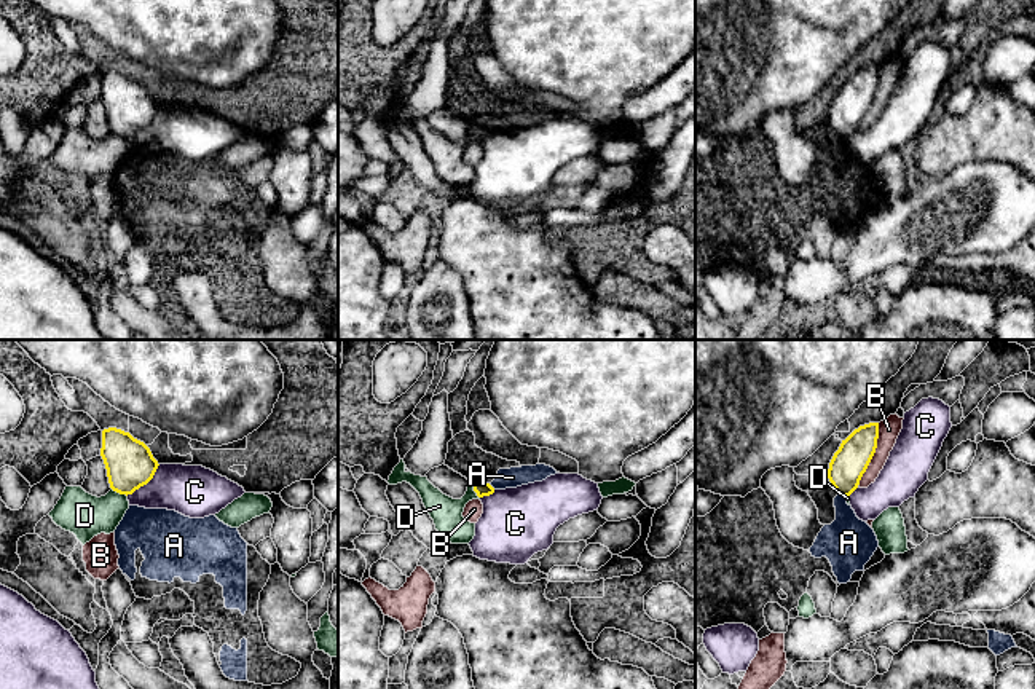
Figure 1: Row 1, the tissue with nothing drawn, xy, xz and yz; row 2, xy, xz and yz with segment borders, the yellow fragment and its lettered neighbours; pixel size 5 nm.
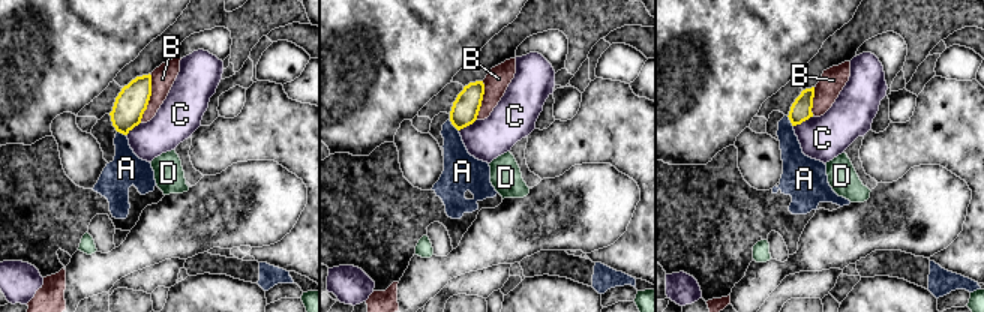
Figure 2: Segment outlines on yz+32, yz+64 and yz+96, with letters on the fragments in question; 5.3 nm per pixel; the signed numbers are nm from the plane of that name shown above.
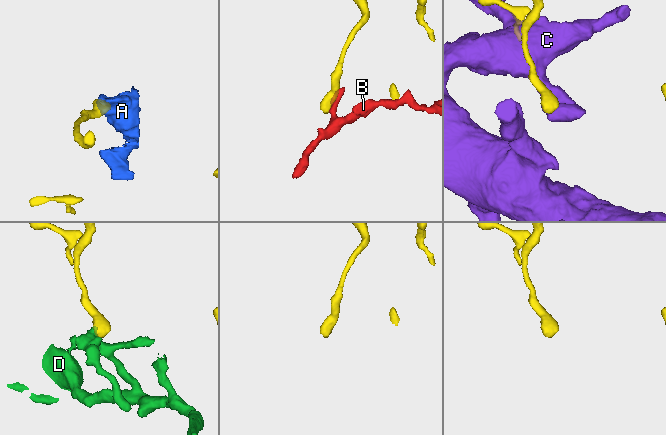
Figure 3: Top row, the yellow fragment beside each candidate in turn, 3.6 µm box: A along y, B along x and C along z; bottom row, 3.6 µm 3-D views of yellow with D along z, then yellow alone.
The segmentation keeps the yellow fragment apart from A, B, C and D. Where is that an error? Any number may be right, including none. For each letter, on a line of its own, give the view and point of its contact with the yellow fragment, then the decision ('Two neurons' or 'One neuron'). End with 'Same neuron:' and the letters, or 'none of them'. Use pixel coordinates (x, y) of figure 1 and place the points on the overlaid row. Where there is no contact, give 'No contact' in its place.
A: Touches yellow at yz (842, 495). Two neurons
B: Touches yellow at yz (873, 455). Two neurons
C: Touches yellow at xy (145, 484). Two neurons
D: Touches yellow at xz (474, 490). Two neurons
Same neuron: none of them

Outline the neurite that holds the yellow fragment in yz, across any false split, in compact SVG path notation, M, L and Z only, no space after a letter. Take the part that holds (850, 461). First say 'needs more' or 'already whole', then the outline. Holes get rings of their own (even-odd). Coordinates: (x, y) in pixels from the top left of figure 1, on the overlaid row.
already whole; M869 423L860 426L842 440L828 469L828 478L839 494L850 498L858 488L860 480L876 453L877 439L879 423Z

